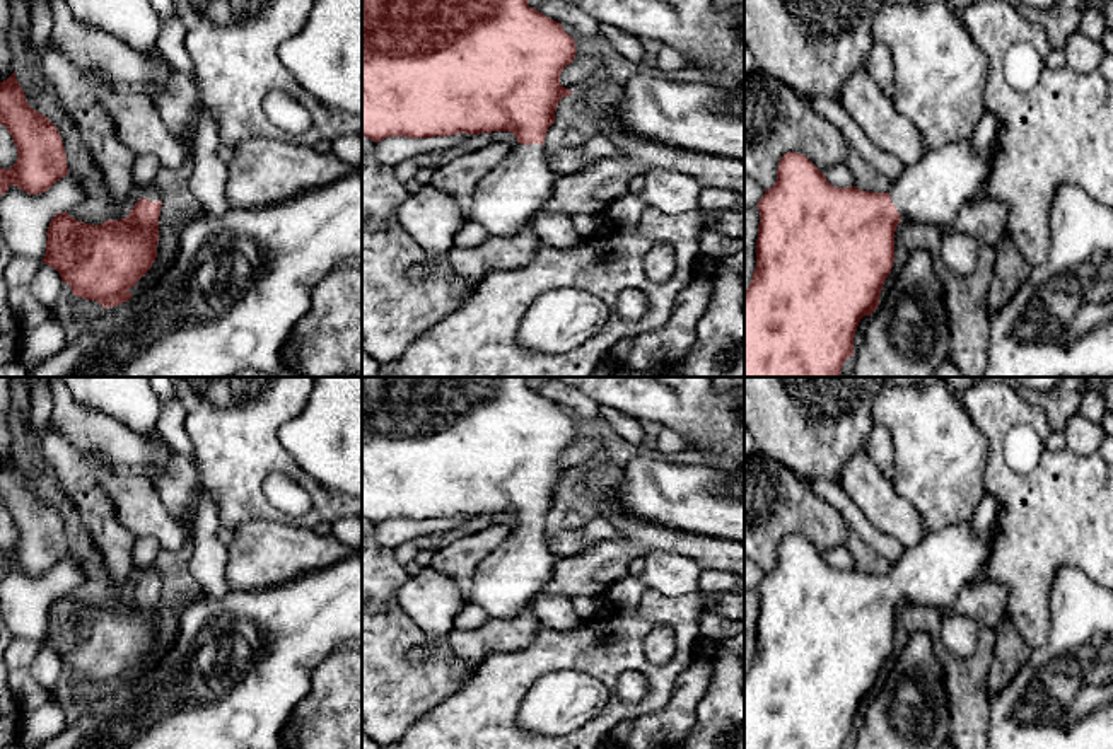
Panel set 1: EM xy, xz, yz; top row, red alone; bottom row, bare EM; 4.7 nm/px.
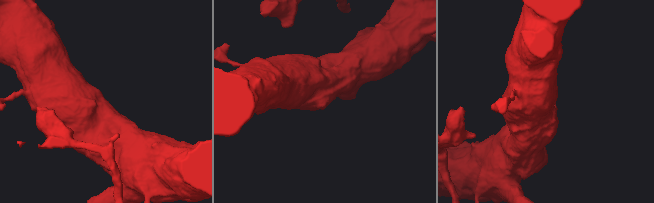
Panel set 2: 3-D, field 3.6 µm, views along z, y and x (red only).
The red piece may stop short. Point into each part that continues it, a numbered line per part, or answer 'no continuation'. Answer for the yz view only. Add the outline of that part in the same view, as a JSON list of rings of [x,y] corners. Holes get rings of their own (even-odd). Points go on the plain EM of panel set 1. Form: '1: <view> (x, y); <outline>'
1: yz (932, 572); [[[966,520],[925,534],[889,570],[900,599],[947,613],[959,592],[987,573],[994,532],[992,525],[978,534]]]

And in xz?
1: xz (507, 580); [[[516,525],[480,563],[466,601],[483,607],[488,619],[512,618],[543,592],[558,563],[543,527]]]

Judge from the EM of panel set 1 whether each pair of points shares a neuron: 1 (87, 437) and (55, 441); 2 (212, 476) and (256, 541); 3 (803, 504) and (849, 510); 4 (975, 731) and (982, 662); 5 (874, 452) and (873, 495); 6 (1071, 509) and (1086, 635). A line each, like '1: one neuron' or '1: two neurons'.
1: two neurons
2: two neurons
3: two neurons
4: one neuron
5: two neurons
6: two neurons

